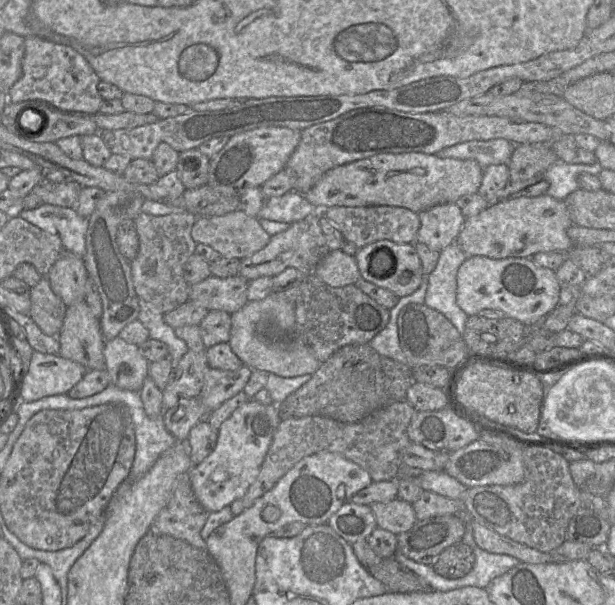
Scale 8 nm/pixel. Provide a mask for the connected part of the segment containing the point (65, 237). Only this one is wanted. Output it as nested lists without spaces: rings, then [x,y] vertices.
[[[46,203],[32,210],[22,210],[19,217],[46,232],[59,235],[63,249],[84,261],[88,218],[80,216],[73,208]]]

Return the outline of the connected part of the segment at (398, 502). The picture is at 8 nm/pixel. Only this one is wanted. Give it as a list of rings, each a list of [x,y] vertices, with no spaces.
[[[398,498],[389,502],[373,503],[370,507],[377,526],[395,535],[410,530],[418,521],[412,504]]]

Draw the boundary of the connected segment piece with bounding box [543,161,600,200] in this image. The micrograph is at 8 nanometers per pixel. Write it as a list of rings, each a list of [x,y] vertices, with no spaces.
[[[557,161],[543,174],[543,177],[549,182],[546,194],[555,199],[564,200],[570,193],[580,188],[578,176],[581,173],[598,175],[599,171],[597,163],[589,165]]]

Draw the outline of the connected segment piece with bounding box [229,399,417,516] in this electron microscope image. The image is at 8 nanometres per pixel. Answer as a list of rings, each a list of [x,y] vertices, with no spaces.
[[[405,399],[380,408],[354,423],[344,423],[326,416],[281,420],[256,480],[243,497],[229,505],[233,515],[252,506],[302,458],[322,451],[341,454],[367,471],[374,482],[397,479],[402,452],[411,443],[409,426],[416,412]]]

